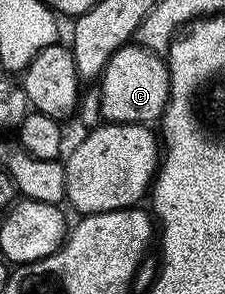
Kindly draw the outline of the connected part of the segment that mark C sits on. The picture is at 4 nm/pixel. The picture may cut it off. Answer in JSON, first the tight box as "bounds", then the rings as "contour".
{"bounds":[100,45,169,125],"contour":[[[126,45],[110,57],[100,76],[101,119],[111,123],[153,125],[169,106],[169,64],[158,52],[140,45]]]}

